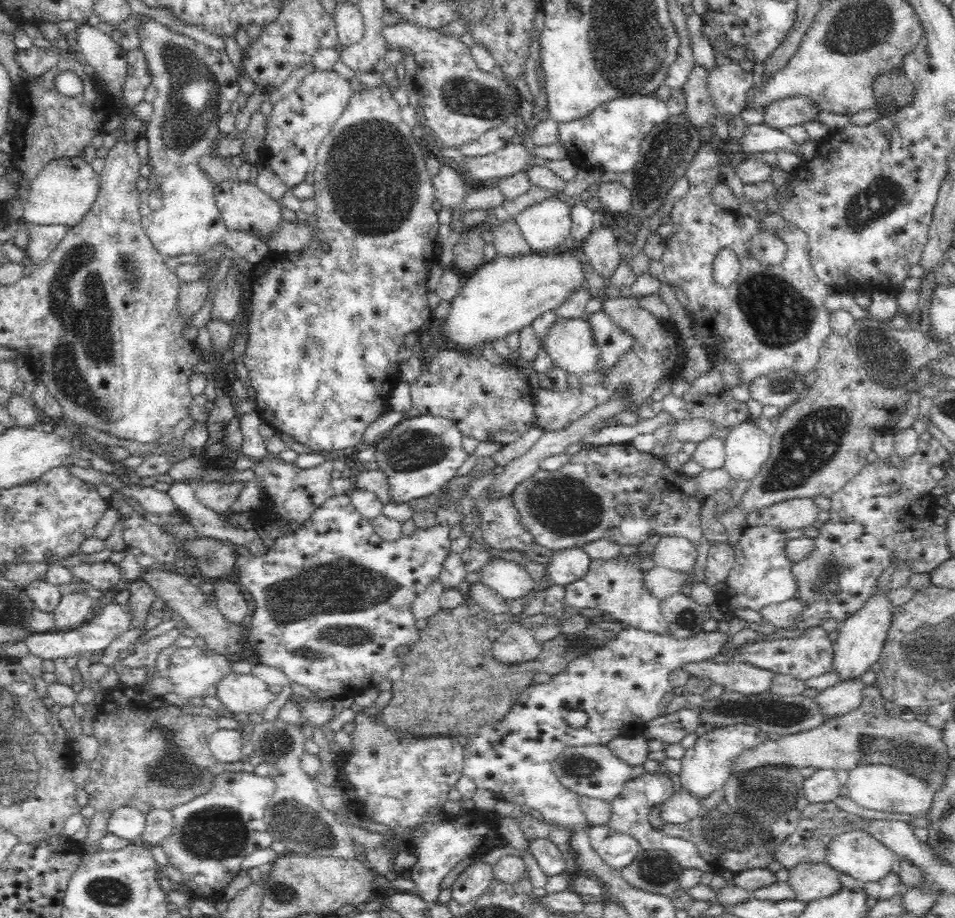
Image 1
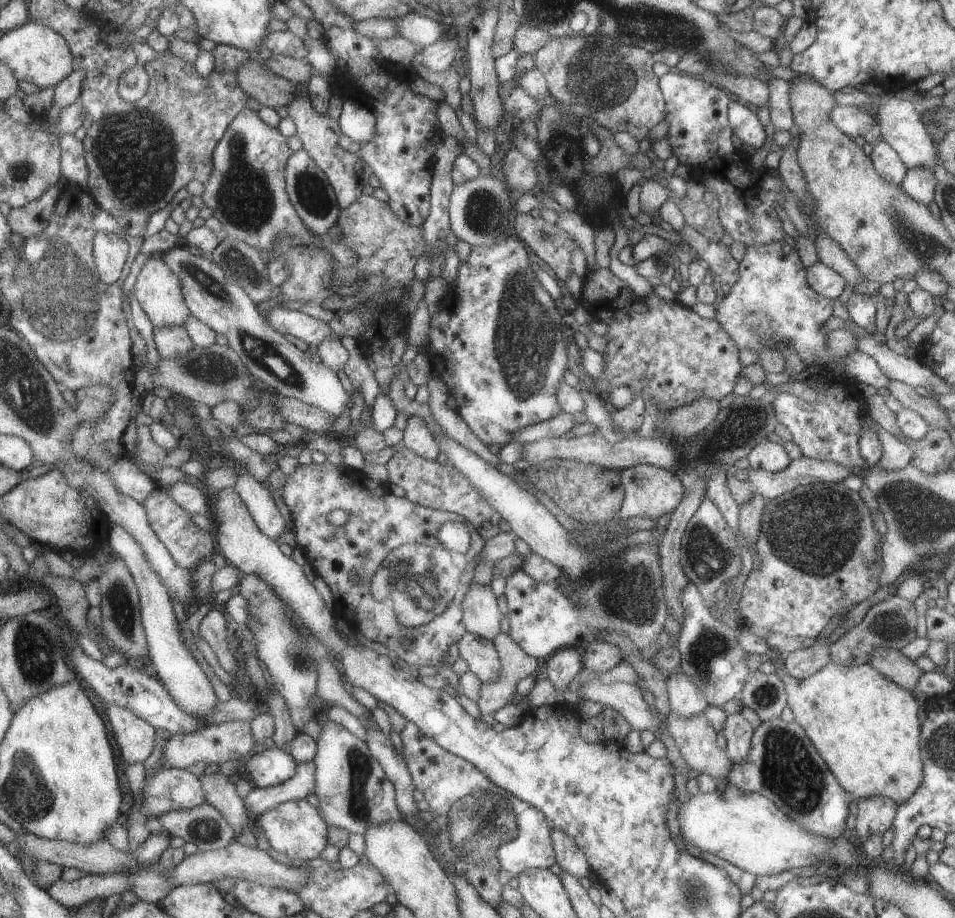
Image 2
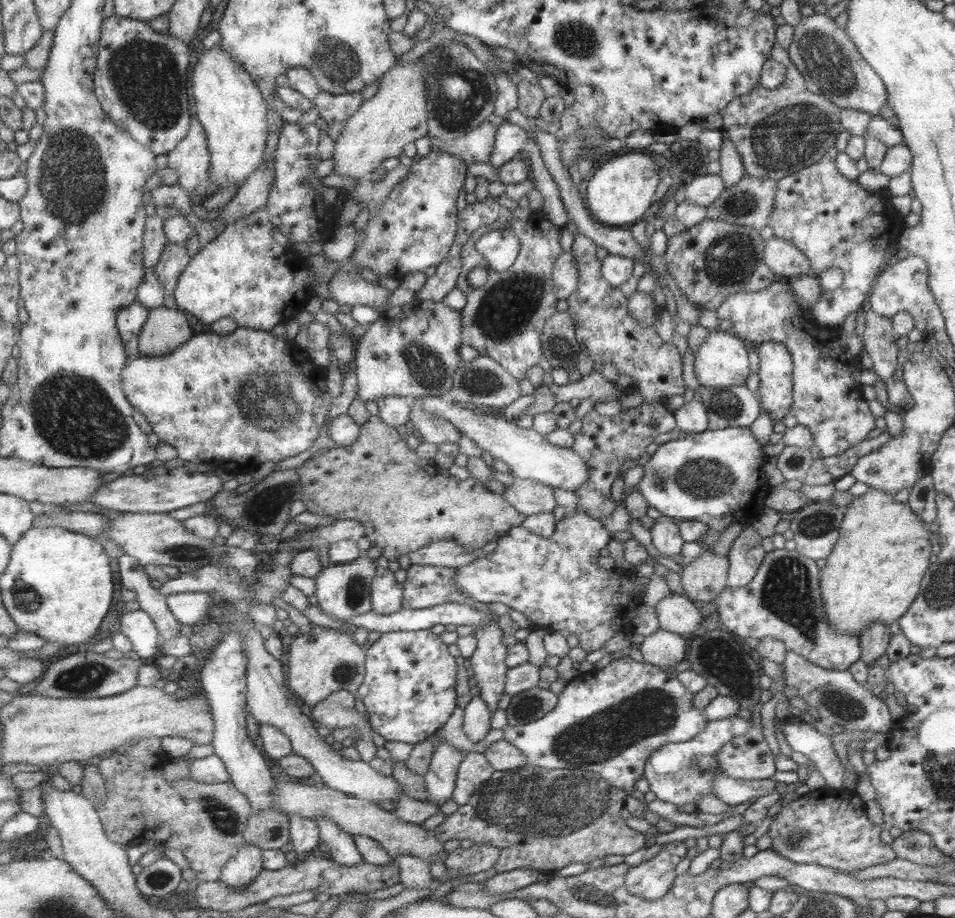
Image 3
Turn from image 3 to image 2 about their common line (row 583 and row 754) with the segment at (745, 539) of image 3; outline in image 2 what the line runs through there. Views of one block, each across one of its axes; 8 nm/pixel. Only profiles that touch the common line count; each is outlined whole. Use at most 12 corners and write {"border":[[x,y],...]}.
{"border":[[741,713],[725,716],[722,736],[731,762],[749,752],[753,728]]}

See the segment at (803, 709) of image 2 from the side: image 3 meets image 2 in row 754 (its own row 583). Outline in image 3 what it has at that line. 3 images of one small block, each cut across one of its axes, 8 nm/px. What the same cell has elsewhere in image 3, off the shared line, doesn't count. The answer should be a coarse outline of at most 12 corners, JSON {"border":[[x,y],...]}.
{"border":[[868,487],[845,506],[819,586],[857,635],[913,602],[927,525]]}

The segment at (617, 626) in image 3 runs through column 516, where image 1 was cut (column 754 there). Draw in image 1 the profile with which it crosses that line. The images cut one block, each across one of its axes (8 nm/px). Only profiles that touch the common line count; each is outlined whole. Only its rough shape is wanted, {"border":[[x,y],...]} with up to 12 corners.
{"border":[[748,527],[718,599],[734,611],[792,599],[786,533]]}

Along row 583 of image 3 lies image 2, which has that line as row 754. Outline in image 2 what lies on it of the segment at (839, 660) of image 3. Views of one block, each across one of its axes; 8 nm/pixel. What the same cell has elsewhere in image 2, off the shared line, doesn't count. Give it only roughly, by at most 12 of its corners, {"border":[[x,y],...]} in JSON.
{"border":[[794,720],[753,731],[727,780],[813,836],[845,832],[852,797]]}

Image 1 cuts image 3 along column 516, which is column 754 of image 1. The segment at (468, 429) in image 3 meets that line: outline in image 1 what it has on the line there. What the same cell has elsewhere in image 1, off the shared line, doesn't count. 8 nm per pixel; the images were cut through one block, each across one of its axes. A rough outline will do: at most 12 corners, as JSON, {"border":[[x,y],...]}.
{"border":[[753,421],[726,432],[724,468],[752,480],[771,453]]}

